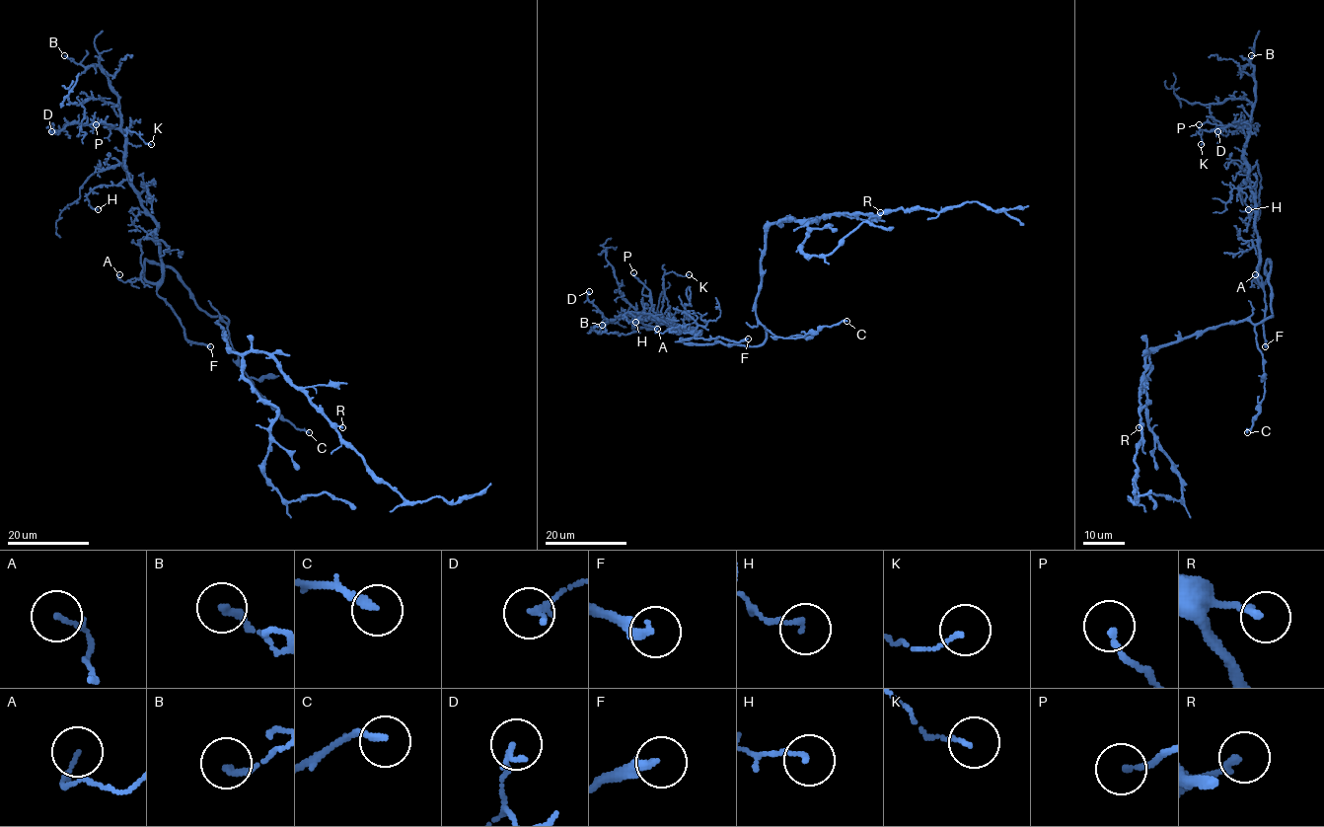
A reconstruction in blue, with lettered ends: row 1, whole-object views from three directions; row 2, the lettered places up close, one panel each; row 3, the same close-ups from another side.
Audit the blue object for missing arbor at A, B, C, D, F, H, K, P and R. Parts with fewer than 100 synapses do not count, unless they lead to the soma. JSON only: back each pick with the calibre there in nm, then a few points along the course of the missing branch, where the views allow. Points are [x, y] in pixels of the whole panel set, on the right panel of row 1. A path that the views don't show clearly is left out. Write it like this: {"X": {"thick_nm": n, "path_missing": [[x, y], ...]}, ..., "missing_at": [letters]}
{"F": {"thick_nm": 280, "path_missing": [[1265, 346], [1267, 353], [1274, 344], [1281, 344], [1285, 359]]}, "missing_at": ["F"]}

